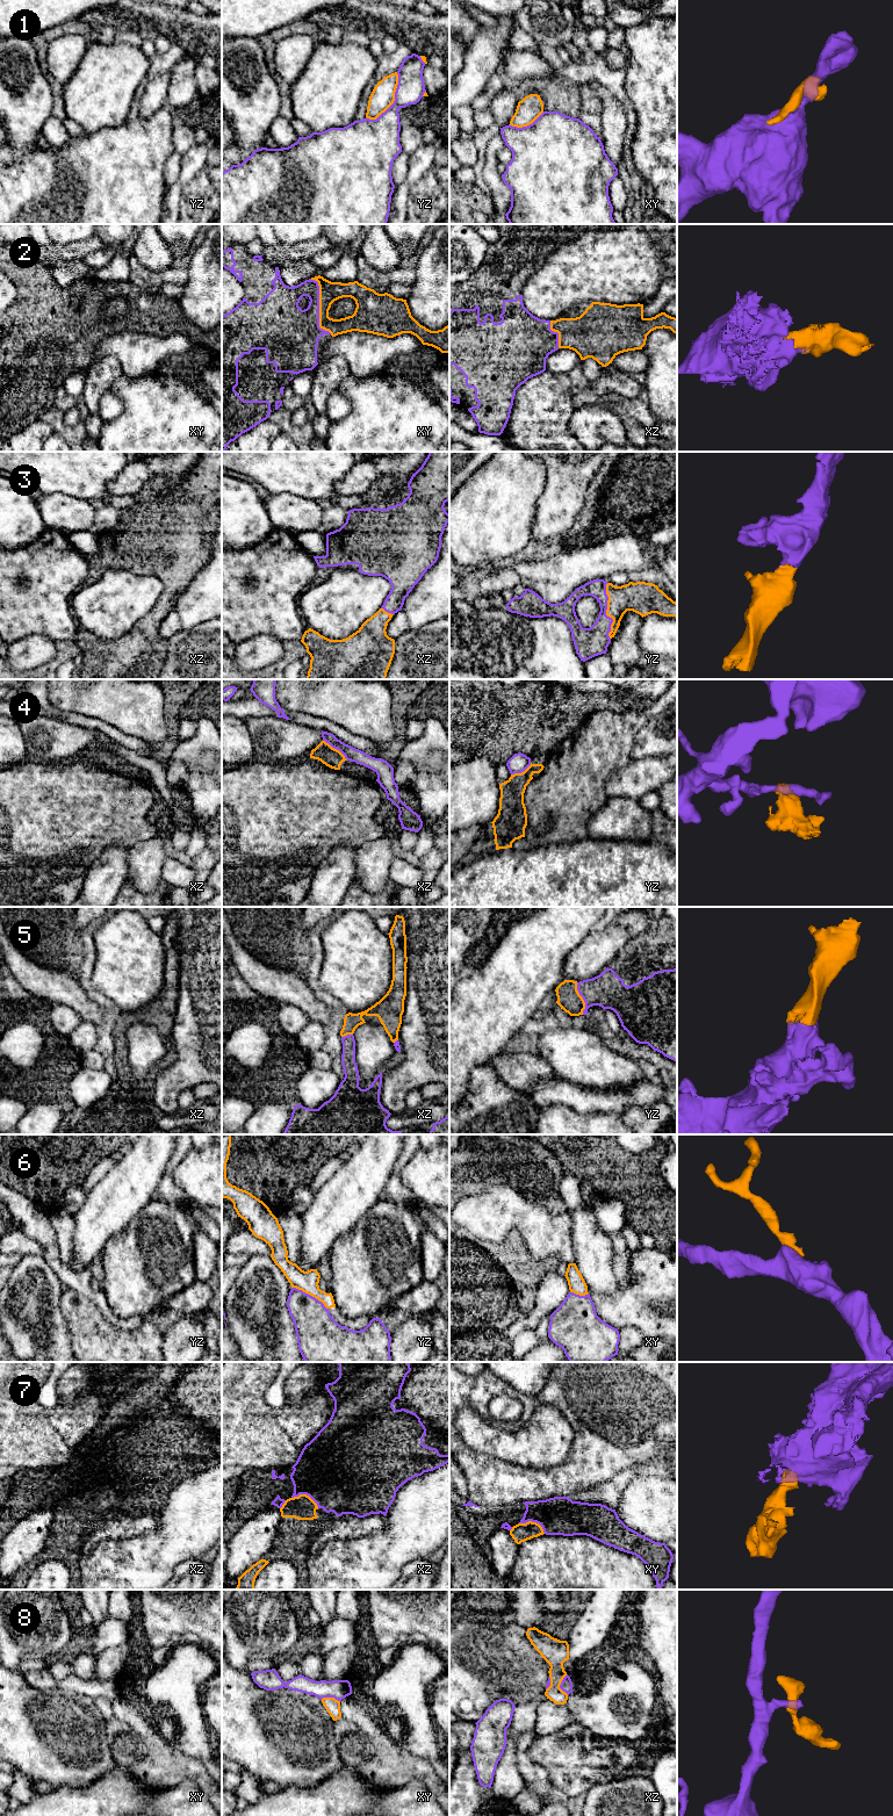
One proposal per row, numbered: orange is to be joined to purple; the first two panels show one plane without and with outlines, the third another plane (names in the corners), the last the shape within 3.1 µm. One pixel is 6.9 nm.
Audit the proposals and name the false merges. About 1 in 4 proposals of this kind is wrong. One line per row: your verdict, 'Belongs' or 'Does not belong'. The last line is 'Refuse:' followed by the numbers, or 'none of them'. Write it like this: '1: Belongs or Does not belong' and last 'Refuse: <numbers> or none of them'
1: Does not belong
2: Belongs
3: Belongs
4: Does not belong
5: Belongs
6: Belongs
7: Belongs
8: Does not belong
Refuse: 1, 4, 8

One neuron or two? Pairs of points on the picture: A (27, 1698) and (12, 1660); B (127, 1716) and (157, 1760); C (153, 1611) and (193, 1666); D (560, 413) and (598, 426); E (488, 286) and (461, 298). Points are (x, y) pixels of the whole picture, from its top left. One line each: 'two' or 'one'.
A: two
B: one
C: two
D: two
E: one

